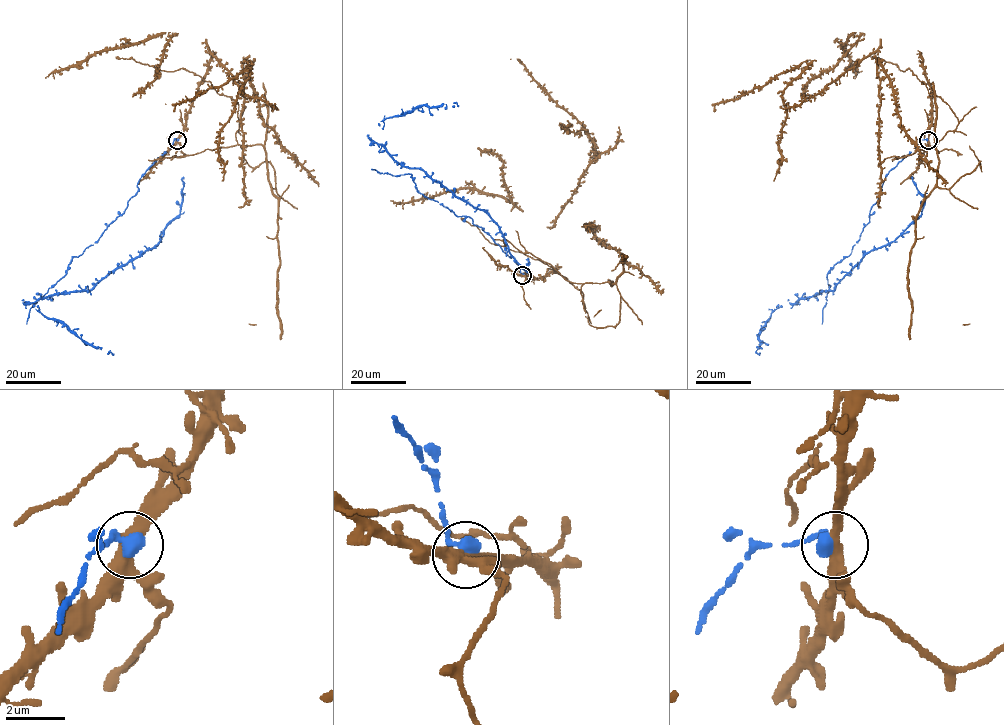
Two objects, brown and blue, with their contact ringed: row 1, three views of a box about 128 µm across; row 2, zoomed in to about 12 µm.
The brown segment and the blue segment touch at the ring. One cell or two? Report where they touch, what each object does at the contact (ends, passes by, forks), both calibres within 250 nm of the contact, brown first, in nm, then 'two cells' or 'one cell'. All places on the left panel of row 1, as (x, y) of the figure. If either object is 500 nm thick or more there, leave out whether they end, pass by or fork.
(177, 140) | brown forks | blue ends | 320/480 nm | two cells

